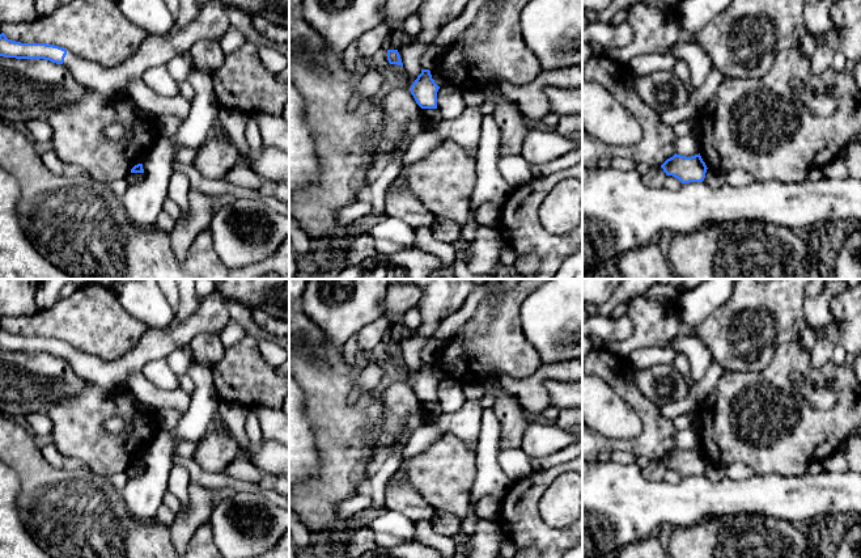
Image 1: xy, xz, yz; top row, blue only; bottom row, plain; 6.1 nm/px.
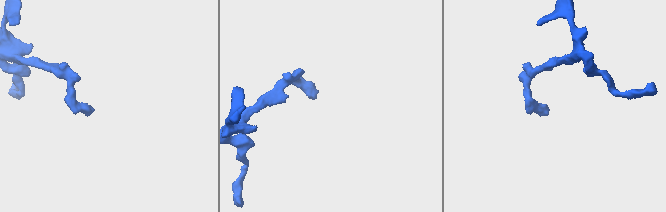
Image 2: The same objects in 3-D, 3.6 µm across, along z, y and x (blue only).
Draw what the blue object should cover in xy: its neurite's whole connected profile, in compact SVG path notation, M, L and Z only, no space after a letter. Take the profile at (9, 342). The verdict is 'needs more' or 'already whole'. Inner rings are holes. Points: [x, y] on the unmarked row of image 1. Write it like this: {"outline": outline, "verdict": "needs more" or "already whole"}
{"outline": "M215 291L202 299L195 313L187 320L175 316L166 330L148 330L139 343L126 355L113 362L76 350L73 346L47 337L21 337L0 327L0 350L16 352L44 352L65 359L76 375L102 389L124 392L128 389L128 376L141 372L149 362L165 359L175 350L190 344L195 335L208 333L220 335L229 317L230 300Z", "verdict": "needs more"}

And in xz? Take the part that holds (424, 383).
{"outline": "M421 363L411 379L411 388L421 402L437 402L437 385L440 380L432 372L429 363Z", "verdict": "already whole"}

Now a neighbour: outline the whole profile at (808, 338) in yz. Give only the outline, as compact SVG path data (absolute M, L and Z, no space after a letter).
M809 325L798 335L798 342L801 347L806 351L811 351L815 346L817 335Z

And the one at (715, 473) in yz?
M707 462L704 475L712 482L718 482L726 478L725 468L712 462Z

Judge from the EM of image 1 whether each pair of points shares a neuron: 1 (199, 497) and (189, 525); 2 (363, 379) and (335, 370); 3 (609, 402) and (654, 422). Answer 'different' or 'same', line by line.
1: same
2: different
3: different

